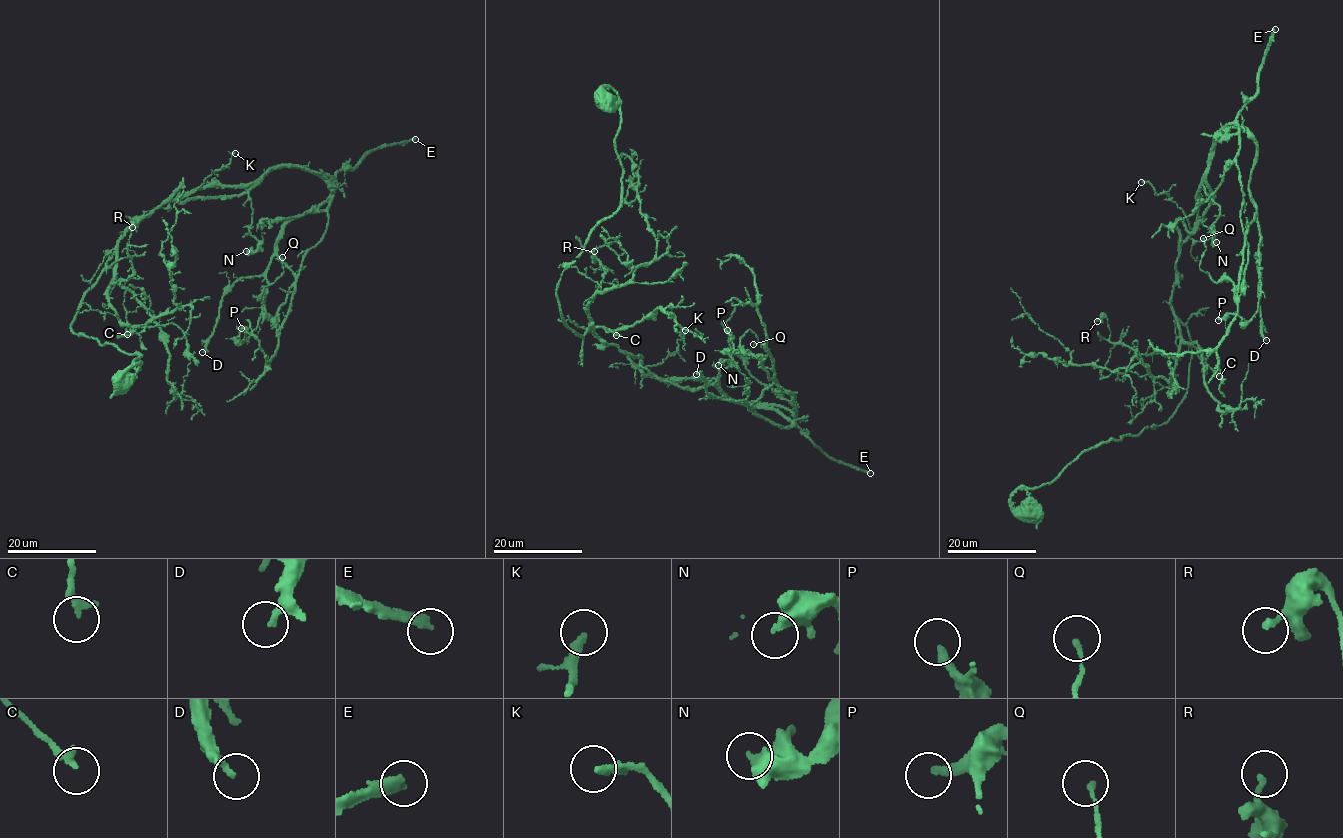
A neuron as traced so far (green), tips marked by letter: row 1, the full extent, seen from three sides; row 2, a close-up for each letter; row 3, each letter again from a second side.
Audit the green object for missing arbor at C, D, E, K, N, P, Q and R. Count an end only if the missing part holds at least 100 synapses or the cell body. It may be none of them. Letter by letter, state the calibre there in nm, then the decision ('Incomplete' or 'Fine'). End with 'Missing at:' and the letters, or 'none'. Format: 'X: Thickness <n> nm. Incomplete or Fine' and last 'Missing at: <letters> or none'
C: Thickness 240 nm. Fine
D: Thickness 200 nm. Fine
E: Thickness 320 nm. Incomplete
K: Thickness 240 nm. Fine
N: Thickness 360 nm. Fine
P: Thickness 260 nm. Fine
Q: Thickness 150 nm. Fine
R: Thickness 190 nm. Fine
Missing at: E

